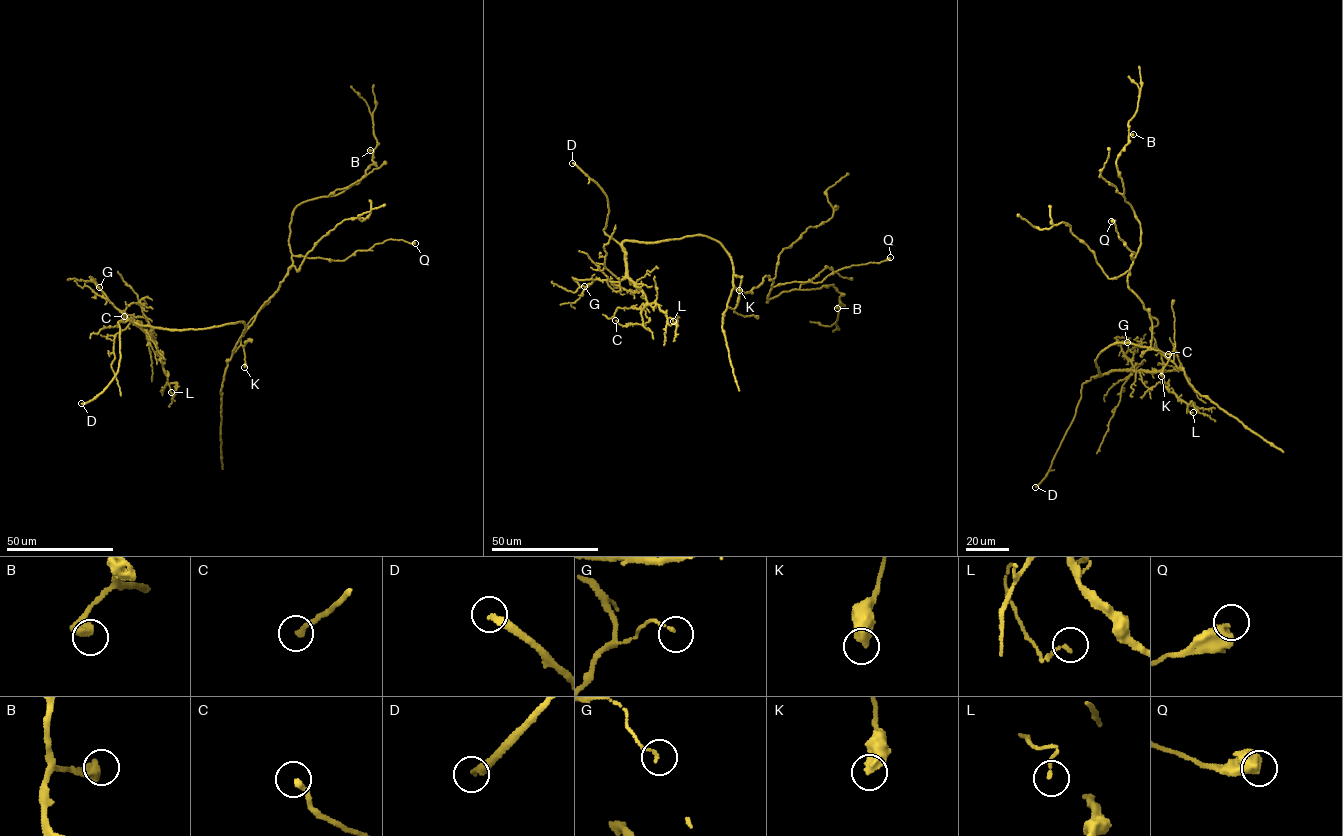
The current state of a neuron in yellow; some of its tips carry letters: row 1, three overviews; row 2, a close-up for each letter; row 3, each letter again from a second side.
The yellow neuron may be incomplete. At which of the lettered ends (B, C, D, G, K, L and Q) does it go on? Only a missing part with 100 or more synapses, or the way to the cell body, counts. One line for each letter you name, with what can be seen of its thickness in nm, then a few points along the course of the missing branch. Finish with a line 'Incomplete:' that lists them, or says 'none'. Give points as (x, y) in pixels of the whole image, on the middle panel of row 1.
D: 300 nm | (572, 163), (558, 157), (525, 158)
Incomplete: D

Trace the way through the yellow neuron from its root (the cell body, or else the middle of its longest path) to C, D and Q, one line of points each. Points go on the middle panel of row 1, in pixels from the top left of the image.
C: (743, 292), (733, 286), (731, 257), (713, 239), (624, 240), (626, 277), (646, 301), (644, 325), (615, 320)
D: (743, 292), (733, 286), (730, 254), (706, 236), (621, 245), (609, 237), (604, 230), (607, 198), (572, 163)
Q: (743, 292), (756, 288), (766, 276), (772, 287), (794, 281), (817, 283), (844, 268), (890, 257)

